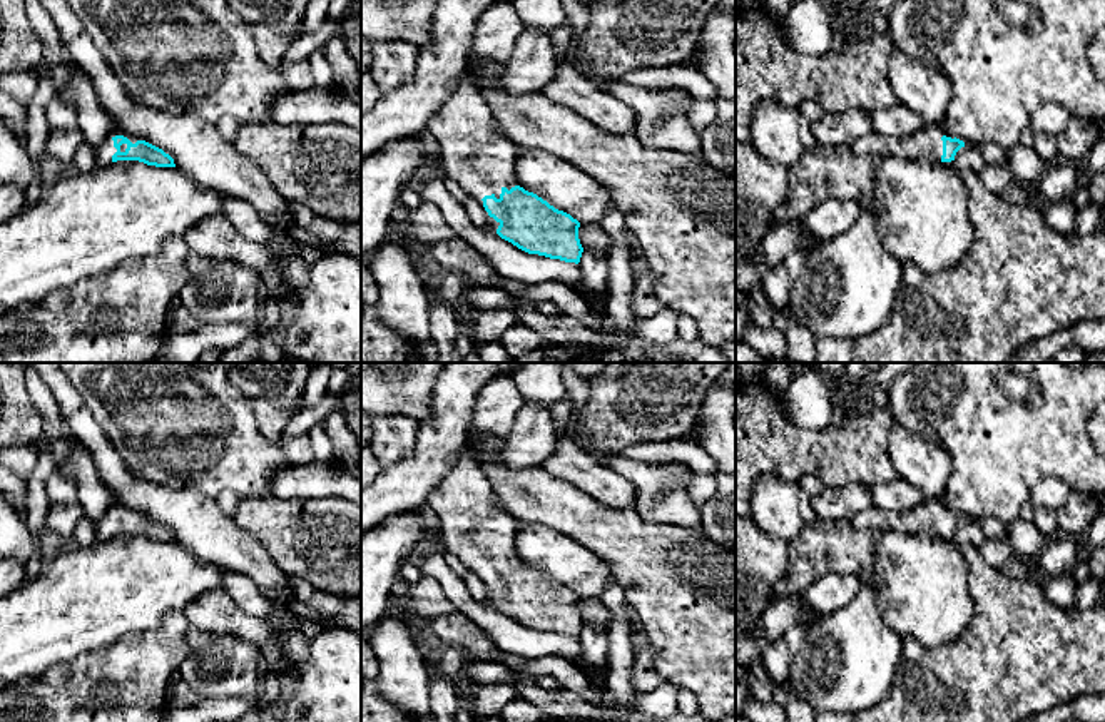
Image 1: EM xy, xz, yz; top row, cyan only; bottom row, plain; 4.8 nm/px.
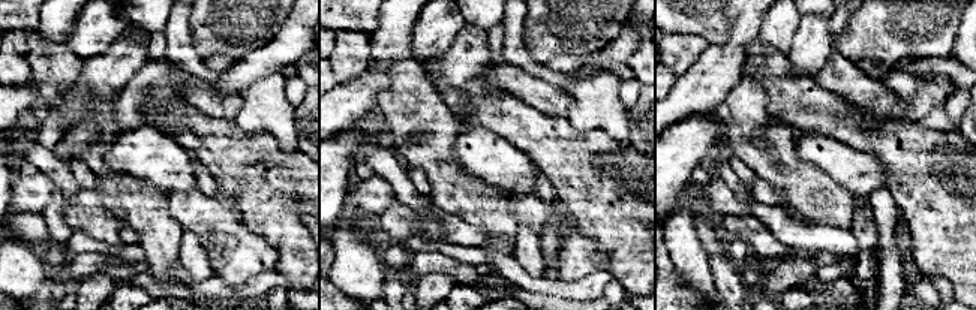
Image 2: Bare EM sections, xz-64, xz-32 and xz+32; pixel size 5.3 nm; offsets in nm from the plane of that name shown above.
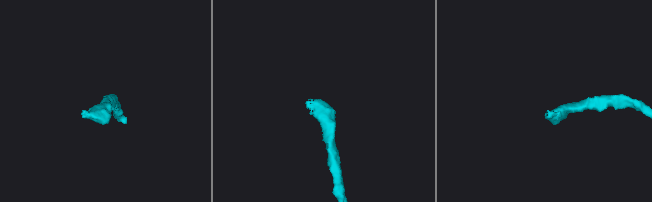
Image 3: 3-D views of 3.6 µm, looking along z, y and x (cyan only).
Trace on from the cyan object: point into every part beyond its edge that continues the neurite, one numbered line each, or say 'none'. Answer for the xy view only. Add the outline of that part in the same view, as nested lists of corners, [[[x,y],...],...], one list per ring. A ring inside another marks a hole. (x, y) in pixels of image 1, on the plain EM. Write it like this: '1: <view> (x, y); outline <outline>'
1: xy (104, 527); outline [[[112,503],[107,511],[102,515],[102,518],[99,521],[94,523],[95,528],[95,535],[99,542],[107,542],[112,538],[112,530],[117,526],[117,523],[114,521],[114,511],[115,510],[124,510],[127,511],[132,518],[137,516],[137,513],[120,506],[119,503]]]

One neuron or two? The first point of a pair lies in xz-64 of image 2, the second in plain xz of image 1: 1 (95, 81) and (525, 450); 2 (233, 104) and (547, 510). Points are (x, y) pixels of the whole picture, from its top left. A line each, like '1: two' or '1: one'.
1: one
2: two

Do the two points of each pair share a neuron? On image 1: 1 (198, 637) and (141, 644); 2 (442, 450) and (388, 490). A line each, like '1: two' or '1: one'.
1: two
2: one

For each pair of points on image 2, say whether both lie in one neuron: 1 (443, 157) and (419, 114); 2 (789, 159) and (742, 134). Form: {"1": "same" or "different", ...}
{"1": "same", "2": "same"}

